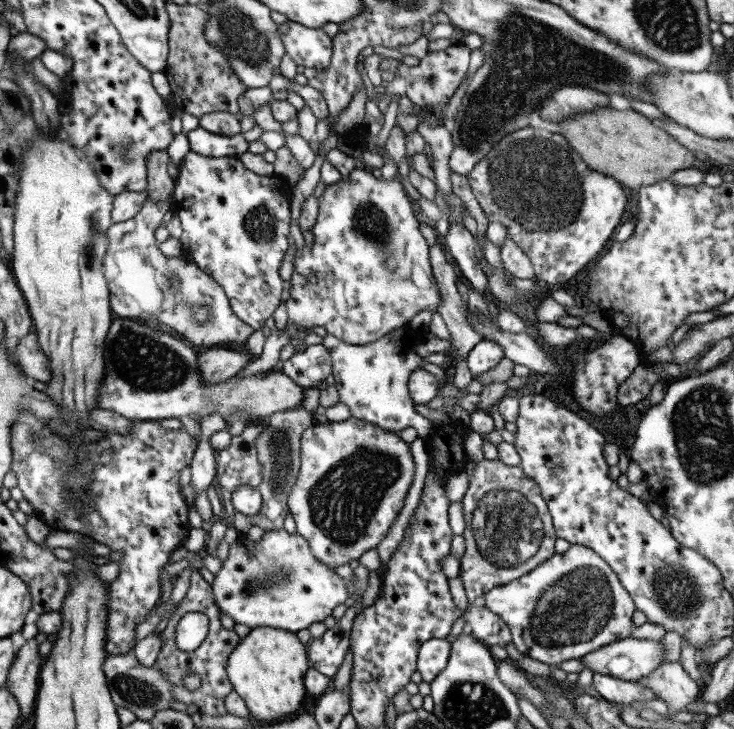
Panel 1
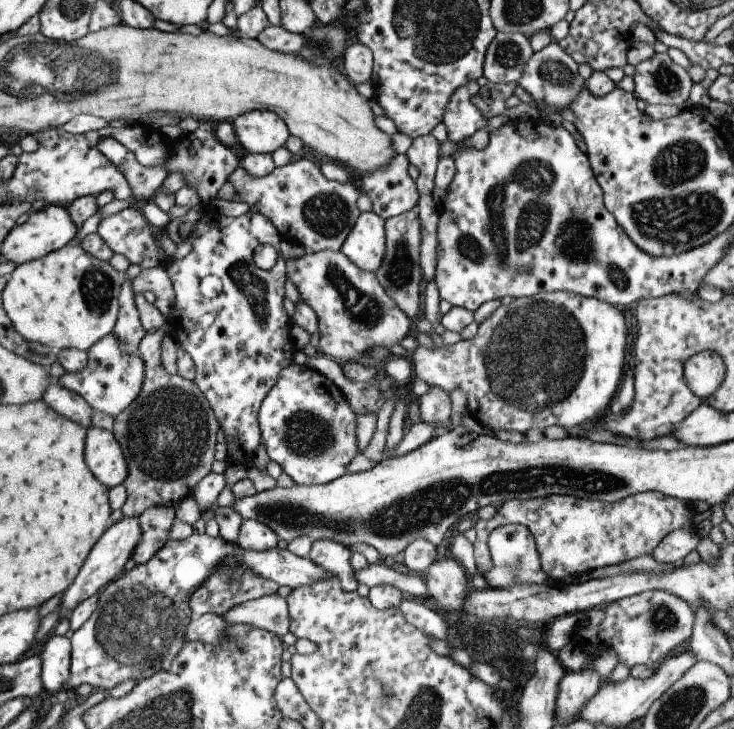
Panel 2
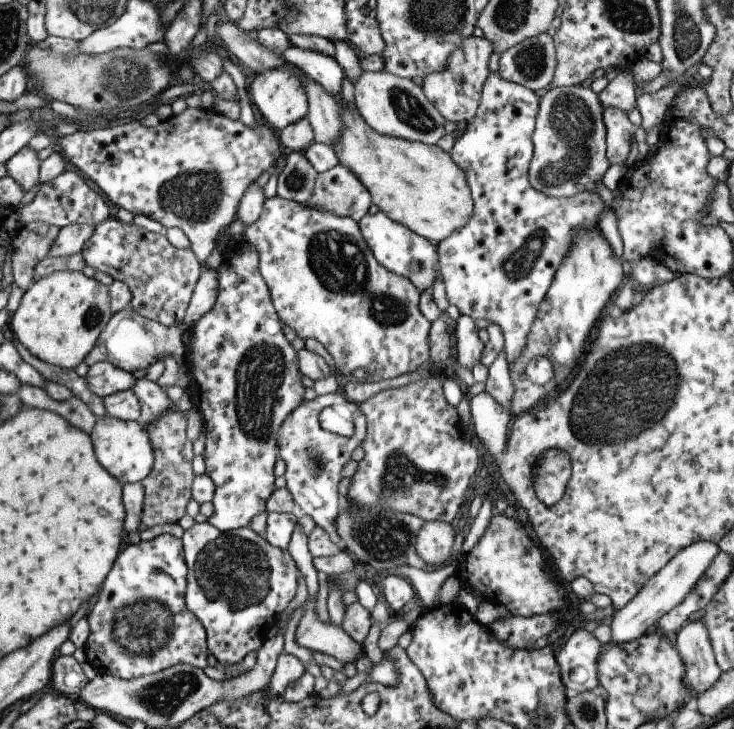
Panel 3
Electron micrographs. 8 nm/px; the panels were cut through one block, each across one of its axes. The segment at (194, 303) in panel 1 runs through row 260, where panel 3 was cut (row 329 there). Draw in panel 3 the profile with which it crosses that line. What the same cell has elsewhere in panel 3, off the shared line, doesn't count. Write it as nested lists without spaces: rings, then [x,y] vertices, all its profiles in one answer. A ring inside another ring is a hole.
[[[128,306],[117,313],[113,313],[109,323],[100,333],[95,347],[90,351],[84,362],[91,366],[100,361],[108,361],[118,368],[139,375],[155,362],[164,361],[168,356],[172,356],[190,380],[188,352],[193,335],[192,330],[192,326],[184,322],[172,327],[161,325],[155,320],[143,317]]]

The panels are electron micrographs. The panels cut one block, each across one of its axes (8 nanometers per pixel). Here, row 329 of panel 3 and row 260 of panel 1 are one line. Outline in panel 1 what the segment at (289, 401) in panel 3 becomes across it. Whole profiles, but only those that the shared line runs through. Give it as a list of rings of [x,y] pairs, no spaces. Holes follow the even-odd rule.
[[[189,150],[184,156],[181,164],[179,165],[179,175],[175,178],[174,190],[170,196],[172,205],[172,212],[177,216],[182,225],[183,233],[179,240],[182,244],[182,252],[185,256],[192,259],[198,267],[200,267],[206,274],[210,275],[222,288],[226,296],[229,298],[229,303],[234,314],[244,321],[247,325],[250,325],[255,330],[265,330],[264,322],[274,314],[274,310],[280,304],[282,298],[282,290],[284,280],[280,278],[280,266],[282,265],[282,258],[286,256],[286,250],[290,246],[290,222],[291,222],[291,206],[290,198],[292,196],[292,188],[278,176],[262,176],[246,169],[244,164],[237,156],[223,156],[213,157],[198,154],[198,152]]]

